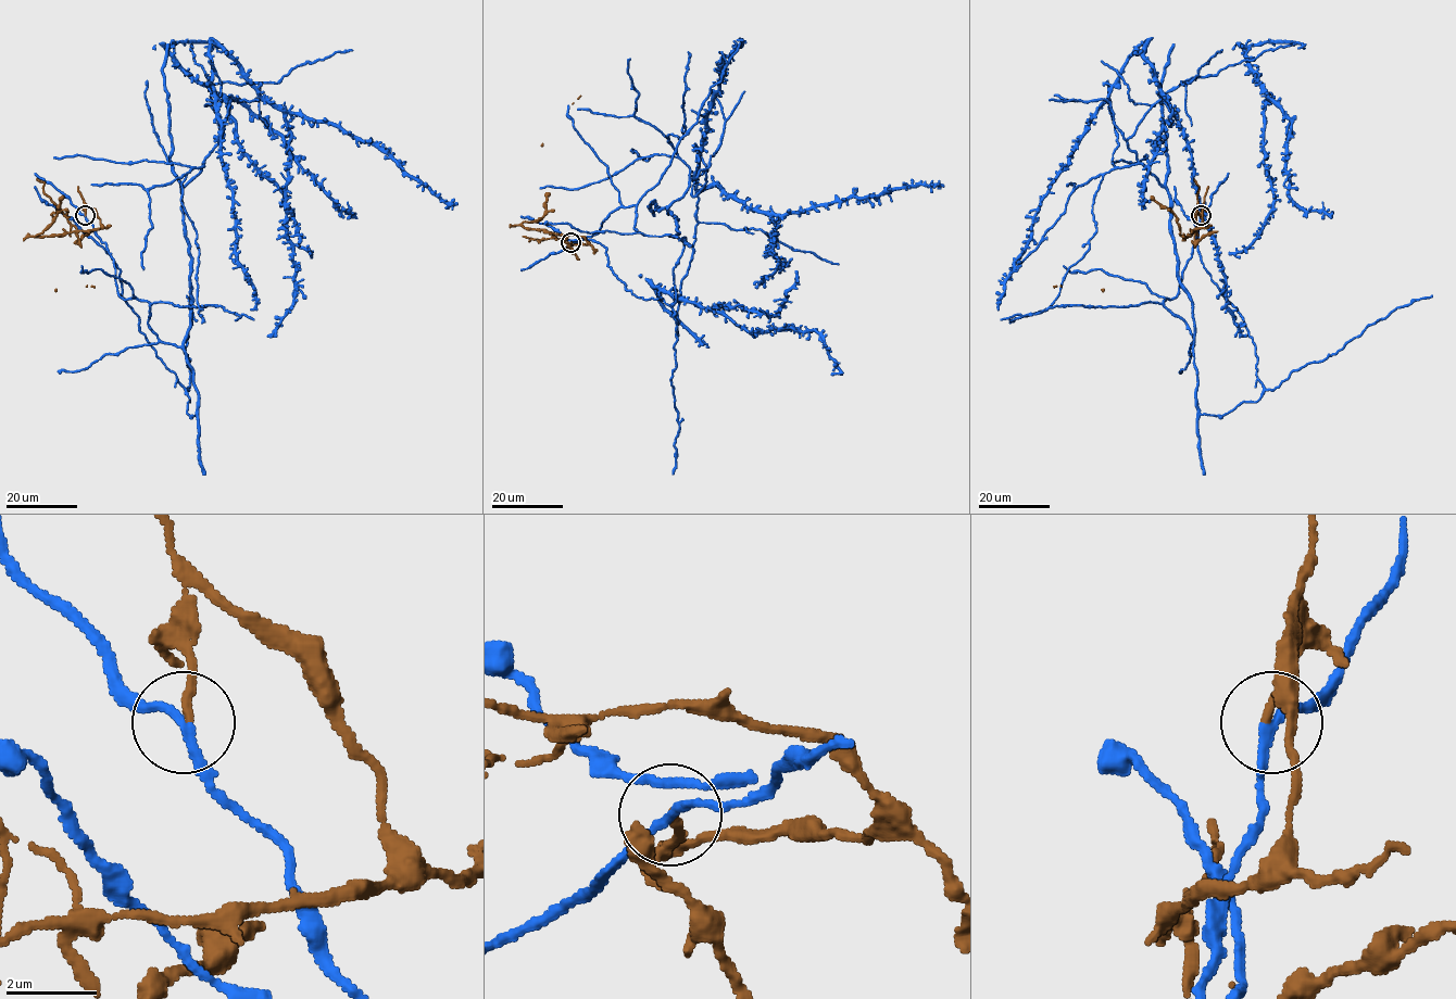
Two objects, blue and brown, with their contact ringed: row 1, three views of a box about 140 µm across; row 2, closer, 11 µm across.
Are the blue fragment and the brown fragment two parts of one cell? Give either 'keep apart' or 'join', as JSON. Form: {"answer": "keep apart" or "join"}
{"answer": "keep apart"}

